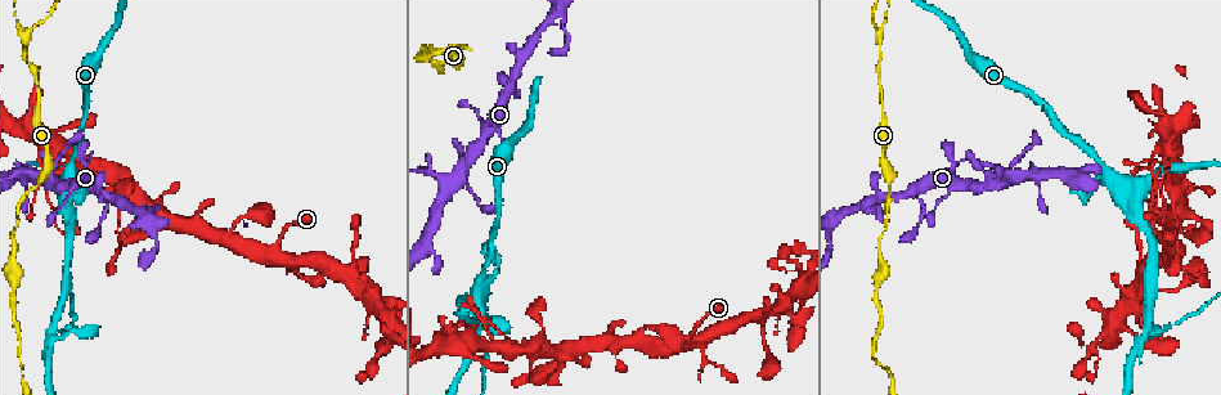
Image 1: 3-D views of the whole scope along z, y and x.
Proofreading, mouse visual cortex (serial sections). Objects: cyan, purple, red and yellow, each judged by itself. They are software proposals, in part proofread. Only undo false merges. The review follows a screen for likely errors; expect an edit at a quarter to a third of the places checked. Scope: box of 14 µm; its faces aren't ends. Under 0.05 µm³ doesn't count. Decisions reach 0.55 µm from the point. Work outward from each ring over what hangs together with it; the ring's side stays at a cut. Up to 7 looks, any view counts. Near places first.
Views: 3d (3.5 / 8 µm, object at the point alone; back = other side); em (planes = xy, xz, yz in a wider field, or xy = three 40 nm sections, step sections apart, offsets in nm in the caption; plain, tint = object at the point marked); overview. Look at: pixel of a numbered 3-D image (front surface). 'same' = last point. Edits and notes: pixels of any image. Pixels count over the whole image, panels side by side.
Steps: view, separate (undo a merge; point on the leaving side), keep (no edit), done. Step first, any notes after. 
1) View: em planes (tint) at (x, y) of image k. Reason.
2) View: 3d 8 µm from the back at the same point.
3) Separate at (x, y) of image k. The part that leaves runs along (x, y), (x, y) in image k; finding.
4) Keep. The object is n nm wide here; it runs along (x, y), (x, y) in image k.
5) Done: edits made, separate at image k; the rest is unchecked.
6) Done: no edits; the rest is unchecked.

View: 3d 3.5 µm at (1159, 172) of image 1. A narrow waist.

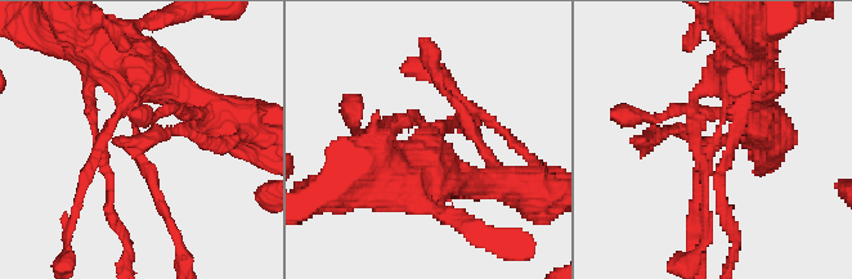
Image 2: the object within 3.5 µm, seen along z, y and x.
View: em xy step 5 (tint) at (719, 137) of image 2. The arms are 150, 350 nm wide; now the EM.

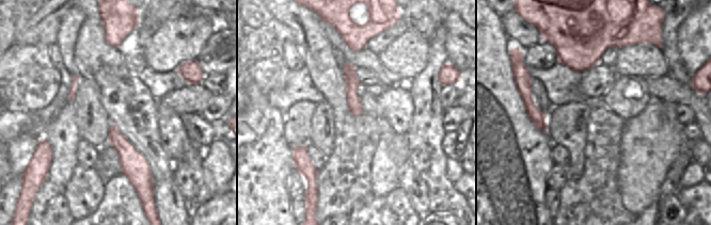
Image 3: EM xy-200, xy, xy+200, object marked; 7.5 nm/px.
Separate at (143, 162) of image 2. A second cell is stuck on.

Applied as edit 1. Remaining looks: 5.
View: 3d 3.5 µm at (457, 178) of image 1. Looks like a crossing.

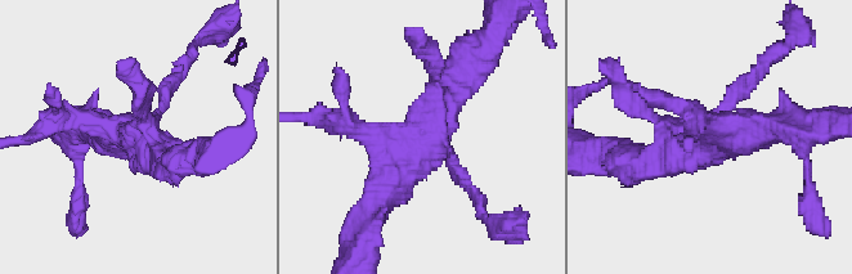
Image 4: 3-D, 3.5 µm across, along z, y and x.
View: em xy step 1 (tint) at (137, 137) of image 4. Shape alone is not enough.

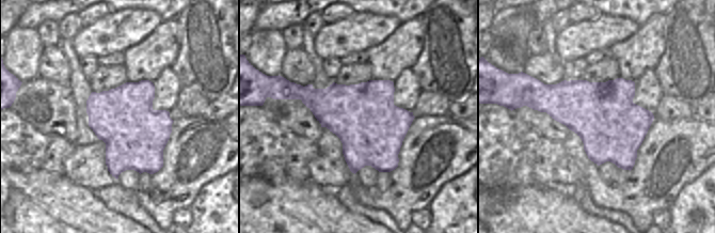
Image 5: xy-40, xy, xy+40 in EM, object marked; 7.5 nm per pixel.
Keep. It runs along (467, 81), (372, 212) in image 4; all the same cell.

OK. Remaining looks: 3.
View: 3d 3.5 µm at (463, 315) of image 1. Abrupt turn.

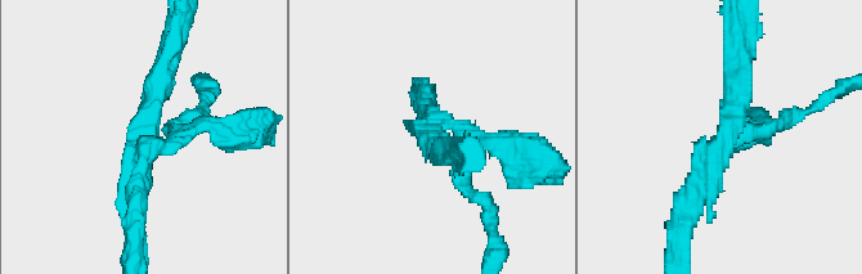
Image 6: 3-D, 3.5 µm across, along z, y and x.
View: em xy step 5 (tint) at (145, 140) of image 6. Shape alone is not enough.

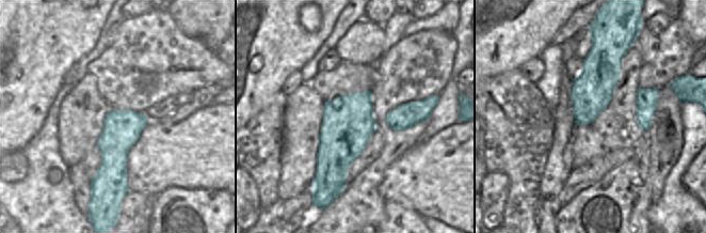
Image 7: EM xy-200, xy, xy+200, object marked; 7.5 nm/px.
Separate at (762, 136) of image 6. The part that leaves runs along (447, 125), (522, 151), (550, 174) in image 6; two cells meet here.

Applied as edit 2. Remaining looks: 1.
Done: edits made, separate at image 2, separate at image 6; the rest is unchecked.

